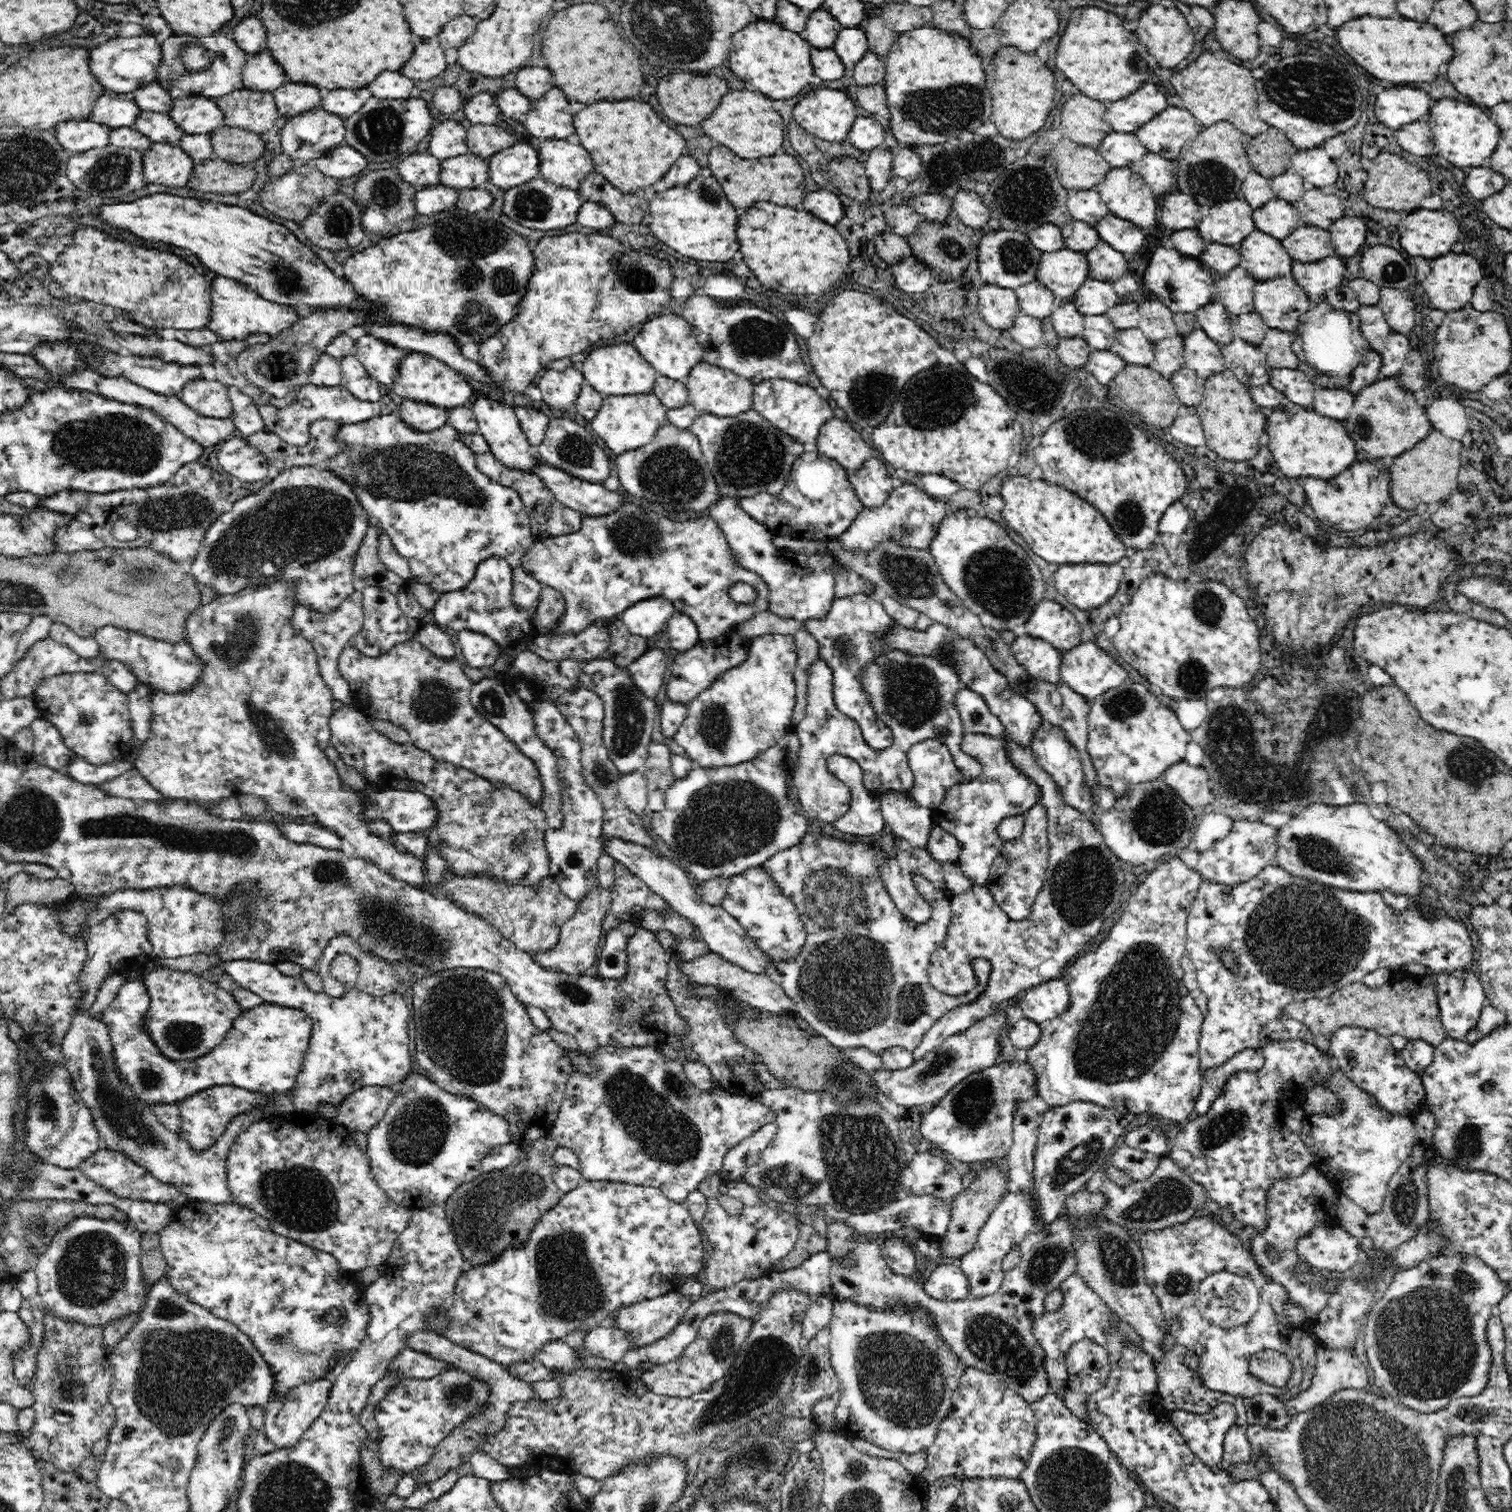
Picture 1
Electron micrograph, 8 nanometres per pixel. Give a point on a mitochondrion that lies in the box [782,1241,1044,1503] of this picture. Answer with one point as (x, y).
(899, 1379)

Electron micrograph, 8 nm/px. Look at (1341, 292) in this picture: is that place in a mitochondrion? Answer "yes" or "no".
no

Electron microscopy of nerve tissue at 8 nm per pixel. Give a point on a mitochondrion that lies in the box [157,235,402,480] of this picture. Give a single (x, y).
(283, 276)

